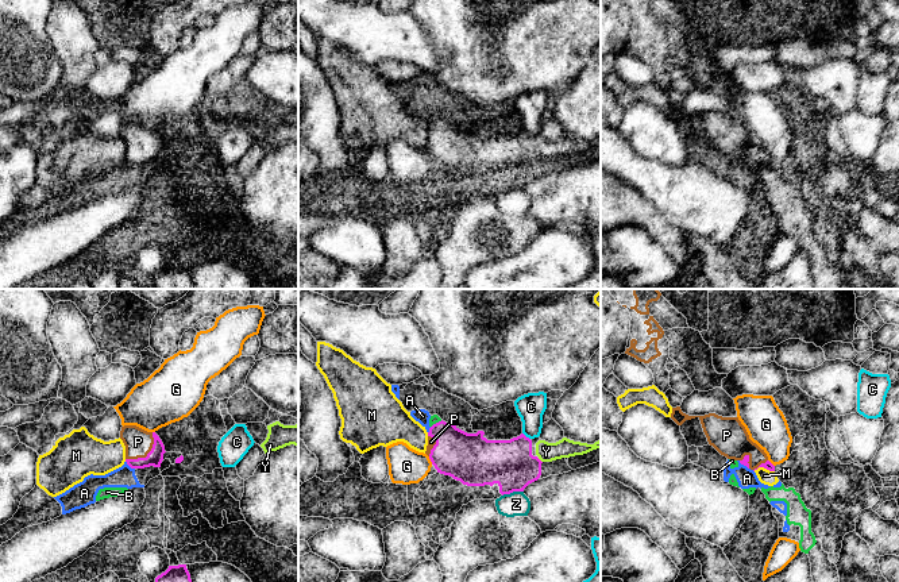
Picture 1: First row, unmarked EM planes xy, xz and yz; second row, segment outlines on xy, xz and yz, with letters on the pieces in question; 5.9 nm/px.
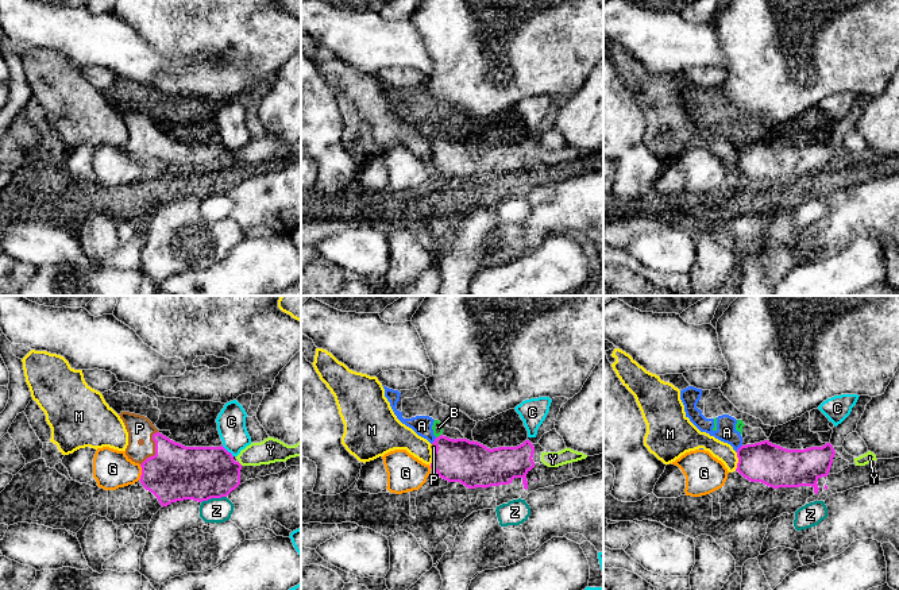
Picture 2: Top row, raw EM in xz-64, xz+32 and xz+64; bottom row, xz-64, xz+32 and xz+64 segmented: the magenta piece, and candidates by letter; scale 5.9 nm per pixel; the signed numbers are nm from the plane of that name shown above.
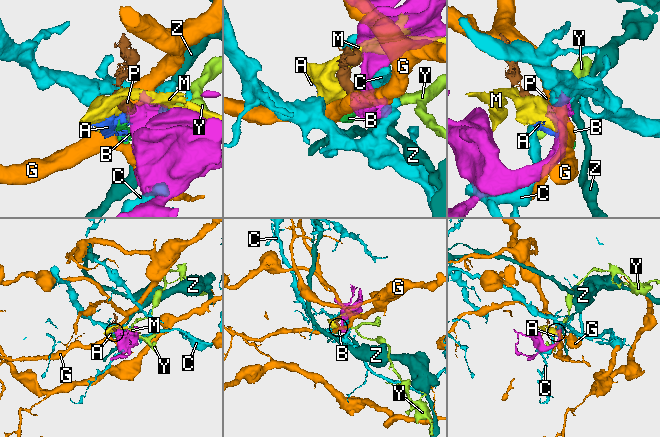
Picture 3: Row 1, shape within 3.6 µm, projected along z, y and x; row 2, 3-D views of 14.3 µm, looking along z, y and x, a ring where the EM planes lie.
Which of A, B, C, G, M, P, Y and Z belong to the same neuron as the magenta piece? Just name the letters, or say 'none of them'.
P, Y

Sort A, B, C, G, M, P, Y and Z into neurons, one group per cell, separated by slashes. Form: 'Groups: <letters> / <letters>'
Groups: A B M / C / G / P Y / Z

